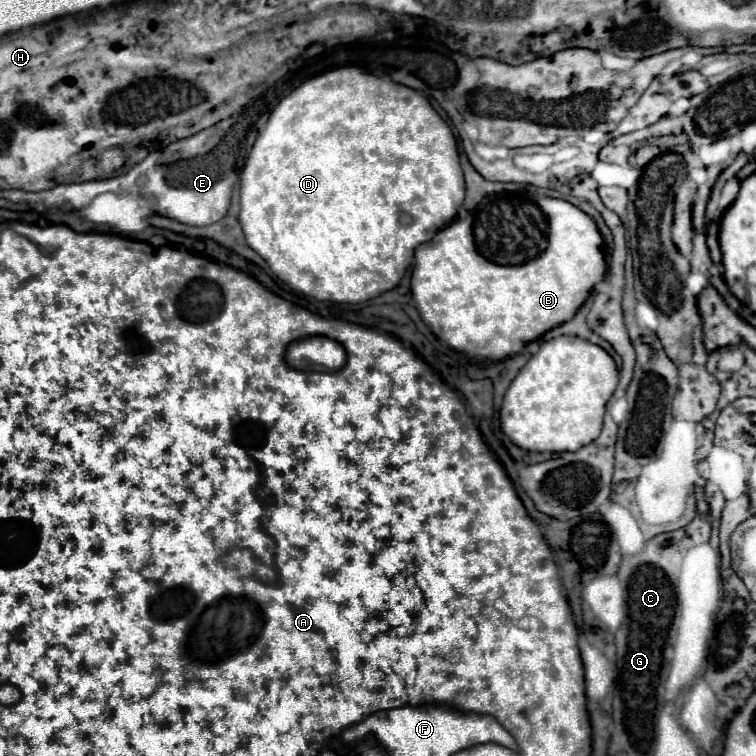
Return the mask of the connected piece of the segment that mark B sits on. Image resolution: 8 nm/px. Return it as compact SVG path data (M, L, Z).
M497 192L497 194L487 194L485 198L481 198L477 208L467 212L467 218L457 218L447 228L439 230L433 236L433 240L429 240L427 244L421 244L415 250L415 264L413 264L413 274L411 274L411 294L413 294L415 306L423 318L423 322L451 350L463 352L469 358L469 362L475 362L475 364L479 364L479 362L501 362L509 356L521 354L529 342L535 342L547 330L571 320L573 314L577 312L577 308L589 296L591 288L603 278L603 274L605 274L603 238L601 238L595 222L585 212L581 212L577 206L573 206L565 200L555 200L555 198L545 198L545 196L513 194L513 192Z

